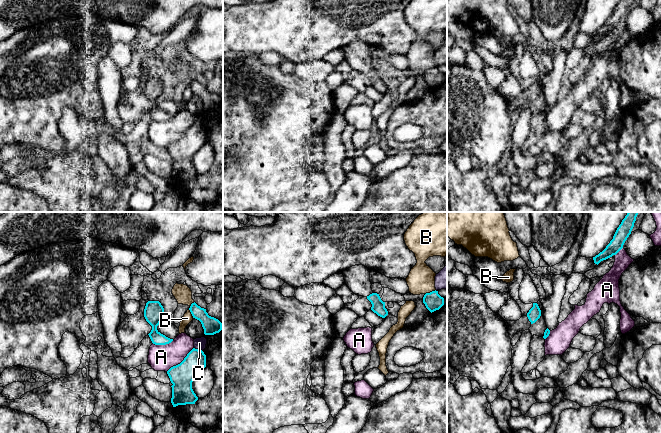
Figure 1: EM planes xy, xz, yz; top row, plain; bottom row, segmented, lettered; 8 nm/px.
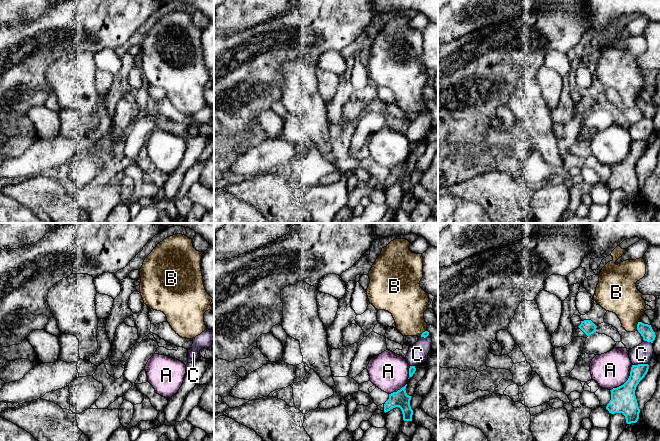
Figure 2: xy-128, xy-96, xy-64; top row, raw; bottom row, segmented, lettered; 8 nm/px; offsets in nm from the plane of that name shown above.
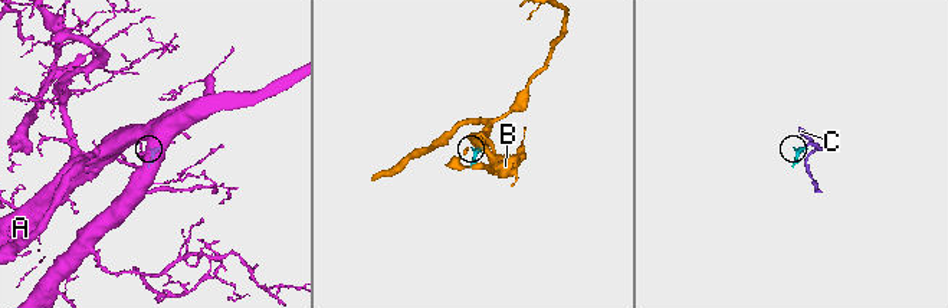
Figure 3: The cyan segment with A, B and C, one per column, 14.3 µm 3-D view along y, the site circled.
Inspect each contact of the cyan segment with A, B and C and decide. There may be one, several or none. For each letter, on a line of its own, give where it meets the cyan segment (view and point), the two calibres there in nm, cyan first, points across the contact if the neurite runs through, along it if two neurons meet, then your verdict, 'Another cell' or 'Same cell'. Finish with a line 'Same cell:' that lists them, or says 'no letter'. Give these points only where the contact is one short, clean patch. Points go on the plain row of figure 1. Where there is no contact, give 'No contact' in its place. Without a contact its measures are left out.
A: Touches cyan at xy (181, 138). Thickness 190 nm (cyan) against 200 nm. Another cell
B: Touches cyan at xz (430, 68). Thickness 150 nm (cyan) against 220 nm. Another cell
C: Touches cyan at xy (197, 125). Thickness 190 nm (cyan) against 100 nm. Boundary: xy (194, 123), (202, 127). Another cell
Same cell: no letter

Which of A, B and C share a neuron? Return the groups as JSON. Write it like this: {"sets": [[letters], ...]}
{"sets": [["A"], ["B"], ["C"]]}

